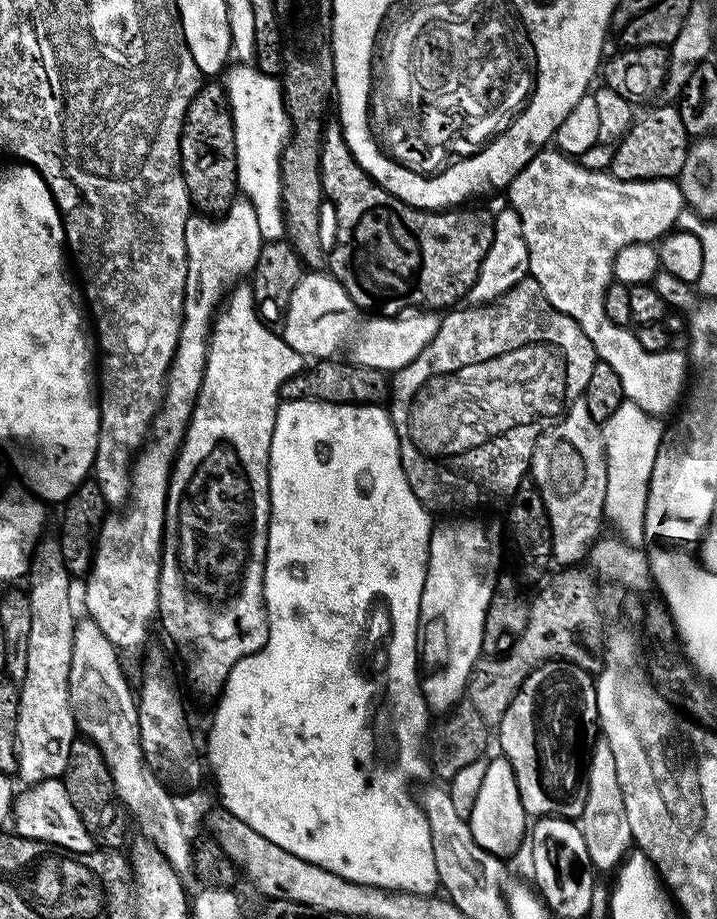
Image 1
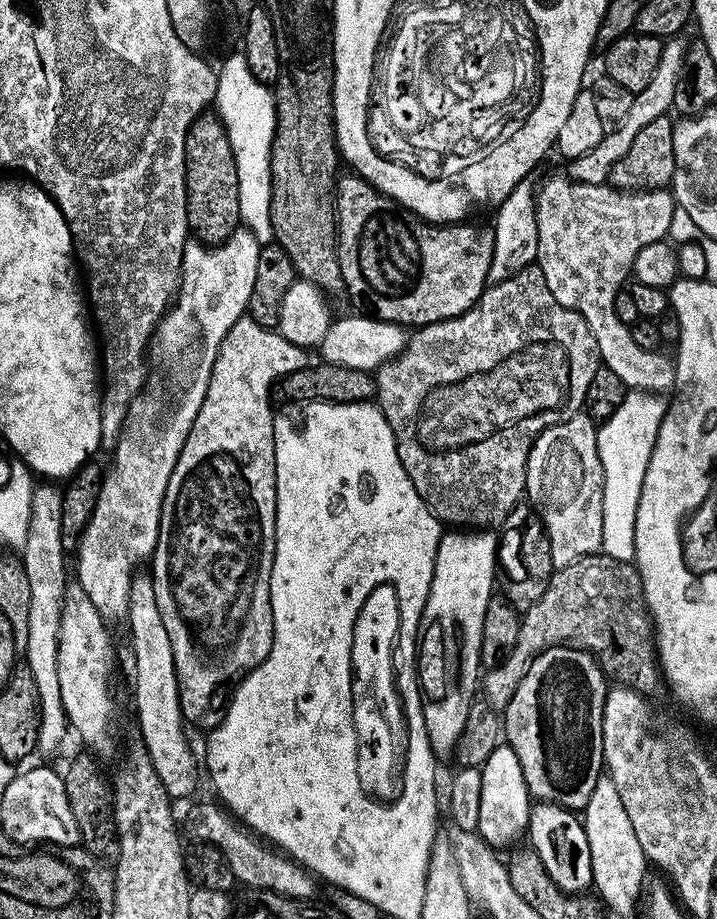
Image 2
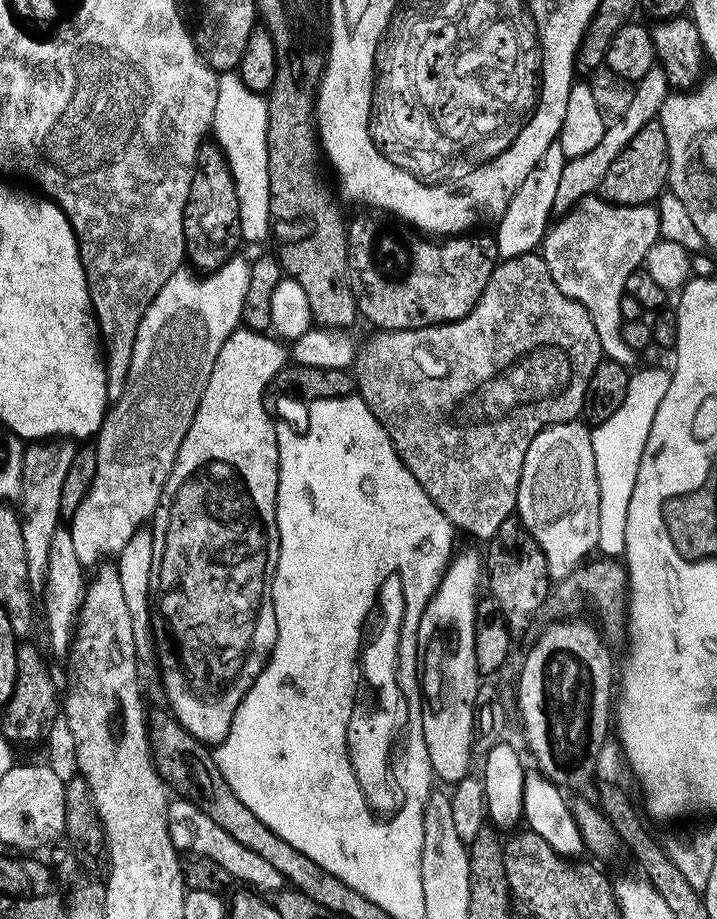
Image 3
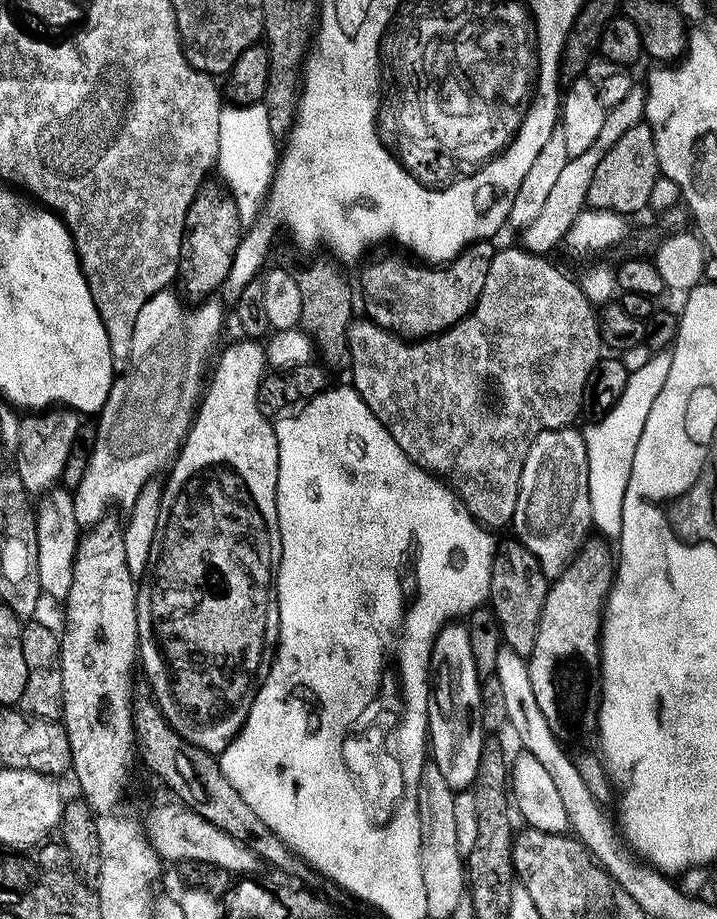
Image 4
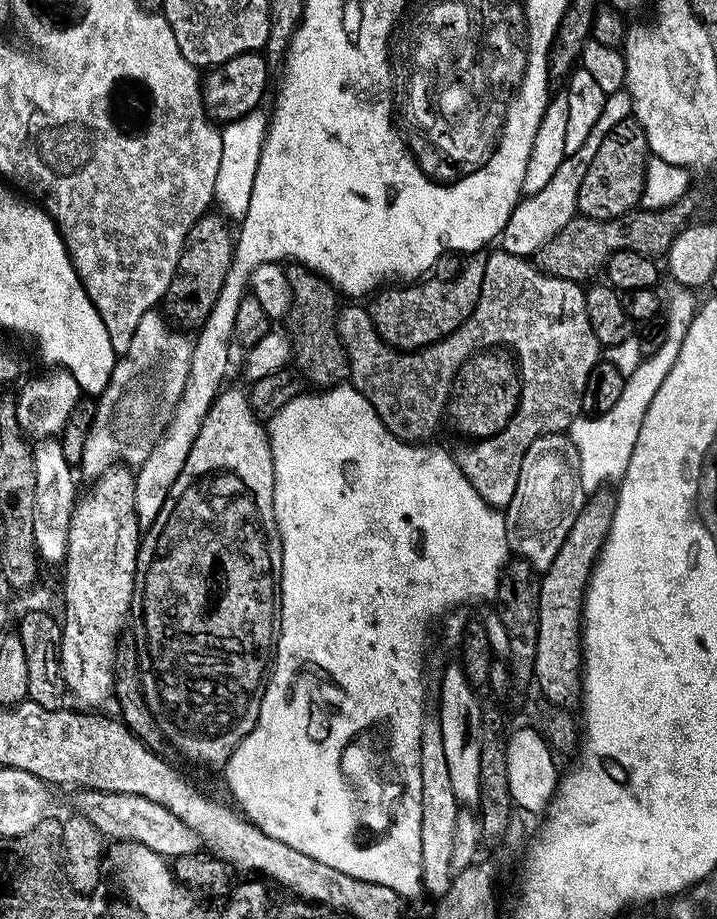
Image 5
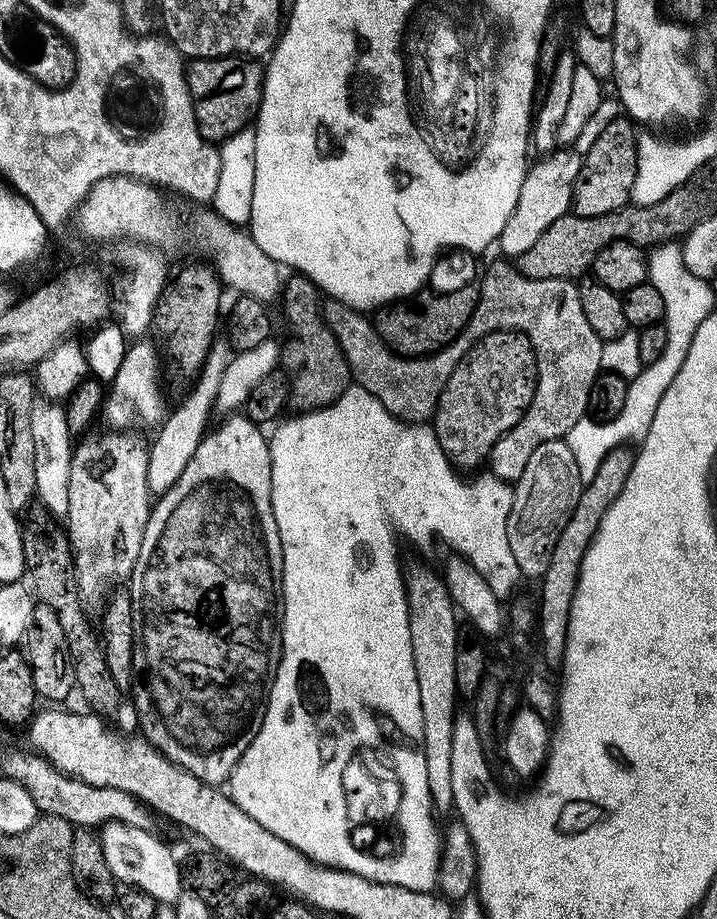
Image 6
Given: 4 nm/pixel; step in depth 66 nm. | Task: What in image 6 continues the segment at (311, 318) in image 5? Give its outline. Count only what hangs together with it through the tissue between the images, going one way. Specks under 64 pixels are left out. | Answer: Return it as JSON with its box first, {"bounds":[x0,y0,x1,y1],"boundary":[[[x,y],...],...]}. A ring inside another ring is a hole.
{"bounds":[282,274,352,412],"boundary":[[[292,274],[282,284],[284,316],[292,337],[282,348],[282,360],[297,370],[289,379],[287,407],[294,412],[316,411],[332,405],[351,387],[352,379],[347,358],[337,342],[335,334],[324,320],[322,293],[309,276]]]}

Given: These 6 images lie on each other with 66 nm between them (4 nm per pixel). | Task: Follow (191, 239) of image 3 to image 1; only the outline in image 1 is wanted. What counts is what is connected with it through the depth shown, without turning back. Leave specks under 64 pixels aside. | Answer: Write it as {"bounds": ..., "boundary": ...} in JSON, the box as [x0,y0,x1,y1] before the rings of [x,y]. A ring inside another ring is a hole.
{"bounds":[180,83,237,214],"boundary":[[[201,83],[190,102],[180,131],[180,169],[188,199],[201,213],[222,214],[237,199],[234,122],[223,83]]]}

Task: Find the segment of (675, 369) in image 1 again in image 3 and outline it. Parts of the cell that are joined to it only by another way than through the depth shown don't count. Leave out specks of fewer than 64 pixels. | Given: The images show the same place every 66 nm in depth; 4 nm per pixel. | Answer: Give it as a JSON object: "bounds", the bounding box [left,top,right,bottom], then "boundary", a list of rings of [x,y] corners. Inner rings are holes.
{"bounds":[542,194,661,366],"boundary":[[[593,194],[561,216],[544,234],[542,255],[550,276],[566,298],[574,298],[590,314],[590,322],[598,330],[601,353],[618,364],[632,366],[638,354],[622,338],[620,299],[626,295],[626,278],[638,271],[650,254],[650,246],[661,240],[659,210],[651,203],[618,206]]]}

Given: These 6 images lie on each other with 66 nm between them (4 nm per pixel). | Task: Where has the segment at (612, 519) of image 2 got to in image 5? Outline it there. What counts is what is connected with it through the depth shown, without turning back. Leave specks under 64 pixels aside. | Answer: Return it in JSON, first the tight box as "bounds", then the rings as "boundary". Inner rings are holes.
{"bounds":[570,290,698,494],"boundary":[[[675,290],[666,296],[666,321],[668,337],[665,345],[652,357],[643,357],[633,372],[627,373],[622,395],[618,397],[614,410],[606,410],[601,416],[585,416],[572,421],[570,435],[578,450],[580,459],[580,485],[586,494],[595,494],[611,480],[619,481],[632,463],[634,446],[638,442],[638,434],[642,426],[642,418],[646,418],[646,410],[650,410],[650,402],[654,402],[654,394],[666,382],[666,374],[674,366],[678,358],[678,350],[682,350],[682,342],[686,338],[686,330],[692,317],[696,315],[698,300],[688,290]]]}

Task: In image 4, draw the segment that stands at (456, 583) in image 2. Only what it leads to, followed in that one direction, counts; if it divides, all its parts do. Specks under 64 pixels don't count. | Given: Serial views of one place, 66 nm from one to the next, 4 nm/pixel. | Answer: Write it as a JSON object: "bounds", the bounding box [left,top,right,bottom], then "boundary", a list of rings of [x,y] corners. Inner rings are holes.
{"bounds":[428,622,486,790],"boundary":[[[448,622],[431,641],[430,691],[428,693],[428,748],[430,758],[442,770],[453,790],[473,787],[486,729],[480,720],[482,678],[474,666],[470,634],[460,622]]]}

